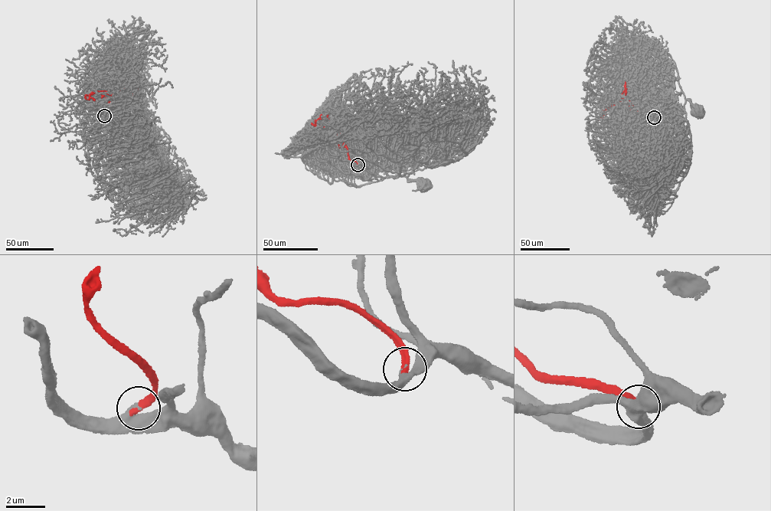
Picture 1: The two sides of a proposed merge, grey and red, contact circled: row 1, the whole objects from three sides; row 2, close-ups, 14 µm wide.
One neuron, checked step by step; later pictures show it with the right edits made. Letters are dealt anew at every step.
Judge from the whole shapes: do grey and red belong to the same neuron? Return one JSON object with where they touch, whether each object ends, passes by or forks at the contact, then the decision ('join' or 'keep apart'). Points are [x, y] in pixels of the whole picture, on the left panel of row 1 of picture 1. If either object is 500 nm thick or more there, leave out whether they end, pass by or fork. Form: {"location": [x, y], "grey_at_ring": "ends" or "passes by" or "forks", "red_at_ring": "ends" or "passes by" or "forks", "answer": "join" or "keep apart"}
{"location": [104, 116], "grey_at_ring": "ends", "red_at_ring": "ends", "answer": "join"}

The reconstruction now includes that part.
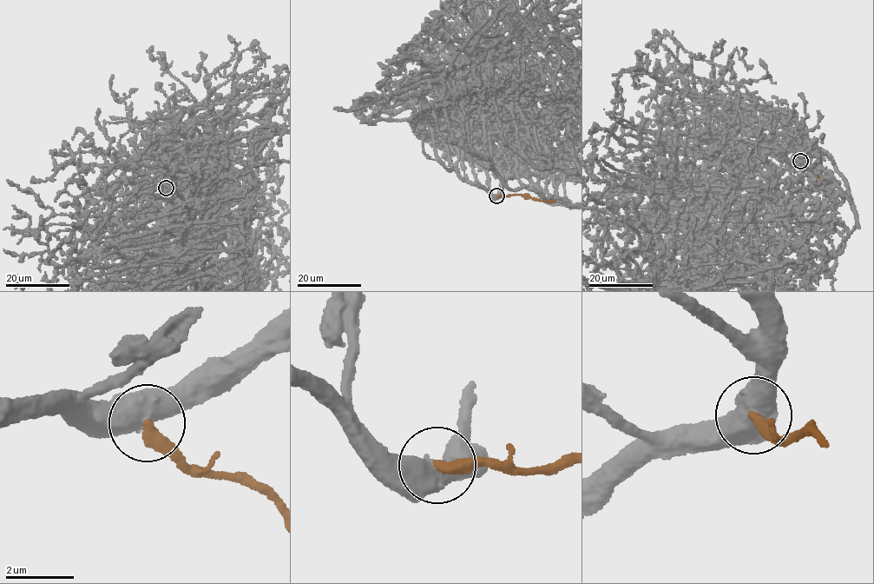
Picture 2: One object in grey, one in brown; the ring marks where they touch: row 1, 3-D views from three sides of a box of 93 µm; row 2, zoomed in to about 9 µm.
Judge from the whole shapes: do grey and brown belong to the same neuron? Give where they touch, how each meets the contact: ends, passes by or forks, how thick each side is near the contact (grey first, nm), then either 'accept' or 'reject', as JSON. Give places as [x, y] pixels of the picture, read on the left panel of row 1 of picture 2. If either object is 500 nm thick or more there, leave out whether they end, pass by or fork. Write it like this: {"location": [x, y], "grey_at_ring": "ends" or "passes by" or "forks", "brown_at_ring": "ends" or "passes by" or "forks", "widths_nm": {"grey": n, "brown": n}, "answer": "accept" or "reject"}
{"location": [166, 188], "widths_nm": {"grey": 700, "brown": 380}, "answer": "reject"}

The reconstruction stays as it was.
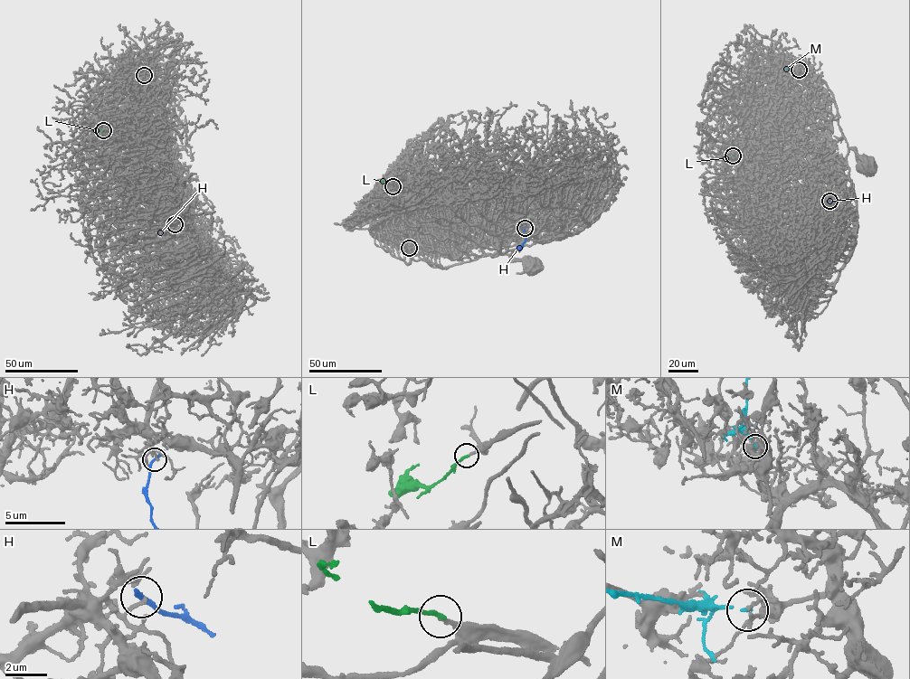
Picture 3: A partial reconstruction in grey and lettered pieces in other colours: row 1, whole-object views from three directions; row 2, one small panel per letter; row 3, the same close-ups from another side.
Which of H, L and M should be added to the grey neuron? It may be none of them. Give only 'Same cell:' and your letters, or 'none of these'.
Same cell: L

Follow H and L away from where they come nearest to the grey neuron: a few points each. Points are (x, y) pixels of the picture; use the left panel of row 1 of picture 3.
H: (175, 224), (148, 239)
L: (103, 130), (92, 129)

